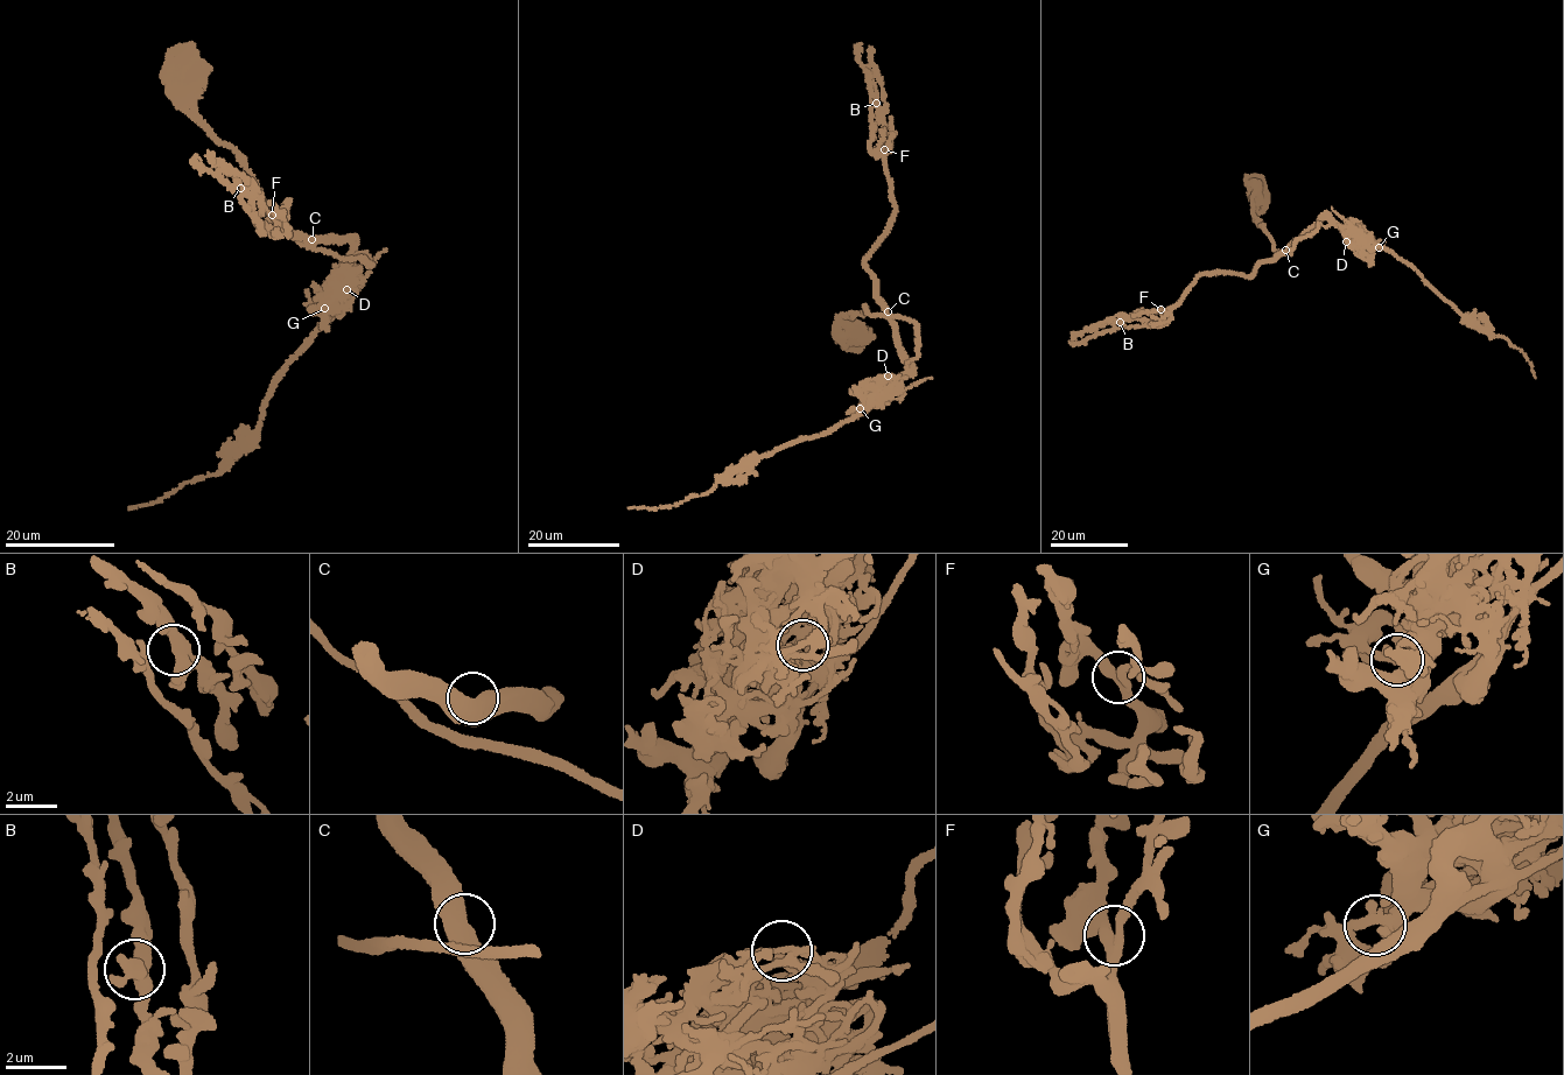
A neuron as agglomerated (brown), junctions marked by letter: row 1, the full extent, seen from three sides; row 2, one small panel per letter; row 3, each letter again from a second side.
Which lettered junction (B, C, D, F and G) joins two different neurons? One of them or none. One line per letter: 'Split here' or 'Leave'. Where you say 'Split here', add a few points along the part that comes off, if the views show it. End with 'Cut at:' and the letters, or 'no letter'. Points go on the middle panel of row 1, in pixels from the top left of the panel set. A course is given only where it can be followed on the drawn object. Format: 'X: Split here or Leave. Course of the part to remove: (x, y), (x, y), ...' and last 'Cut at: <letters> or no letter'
B: Leave
C: Leave
D: Split here. Course of the part to remove: (888, 376), (875, 383), (874, 395), (867, 407), (850, 419), (737, 469), (707, 493), (671, 506), (629, 507)
F: Leave
G: Leave
Cut at: D

